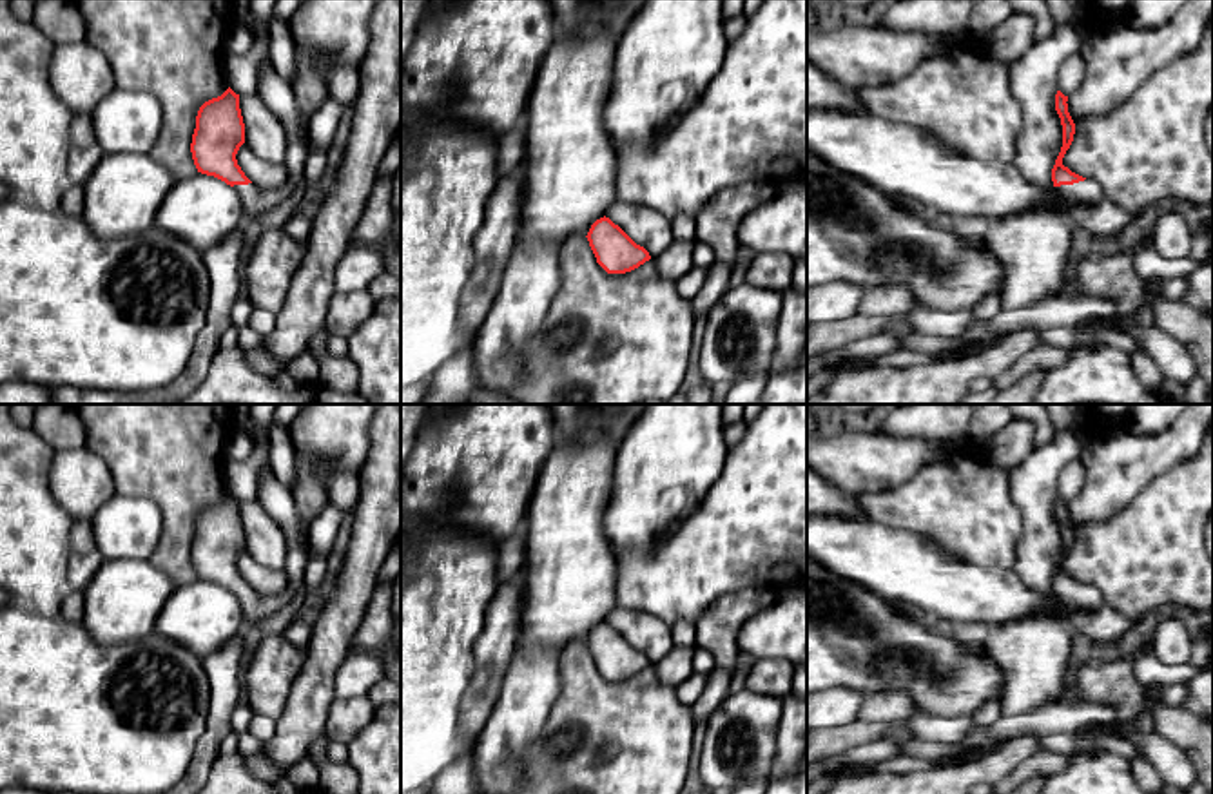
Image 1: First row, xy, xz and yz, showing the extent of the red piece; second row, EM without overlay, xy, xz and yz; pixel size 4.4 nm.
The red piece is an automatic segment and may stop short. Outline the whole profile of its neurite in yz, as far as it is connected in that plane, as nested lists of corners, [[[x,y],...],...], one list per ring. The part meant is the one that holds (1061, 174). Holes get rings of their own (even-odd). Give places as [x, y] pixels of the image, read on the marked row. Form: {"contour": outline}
{"contour": [[[1057,91],[1055,111],[1063,125],[1063,147],[1052,169],[1052,181],[1066,203],[1077,205],[1077,207],[1097,207],[1106,199],[1102,187],[1097,181],[1086,179],[1063,165],[1063,158],[1066,150],[1070,149],[1073,141],[1073,134],[1075,134],[1075,123],[1068,112],[1066,102],[1068,102],[1068,96]]]}

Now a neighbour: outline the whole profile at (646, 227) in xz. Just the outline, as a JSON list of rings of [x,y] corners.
[[[615,201],[606,218],[618,225],[636,245],[644,247],[651,257],[660,256],[674,241],[671,219],[656,210]]]

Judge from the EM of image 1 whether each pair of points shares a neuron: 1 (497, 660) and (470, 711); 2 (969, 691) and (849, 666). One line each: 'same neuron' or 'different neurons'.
1: same neuron
2: same neuron

